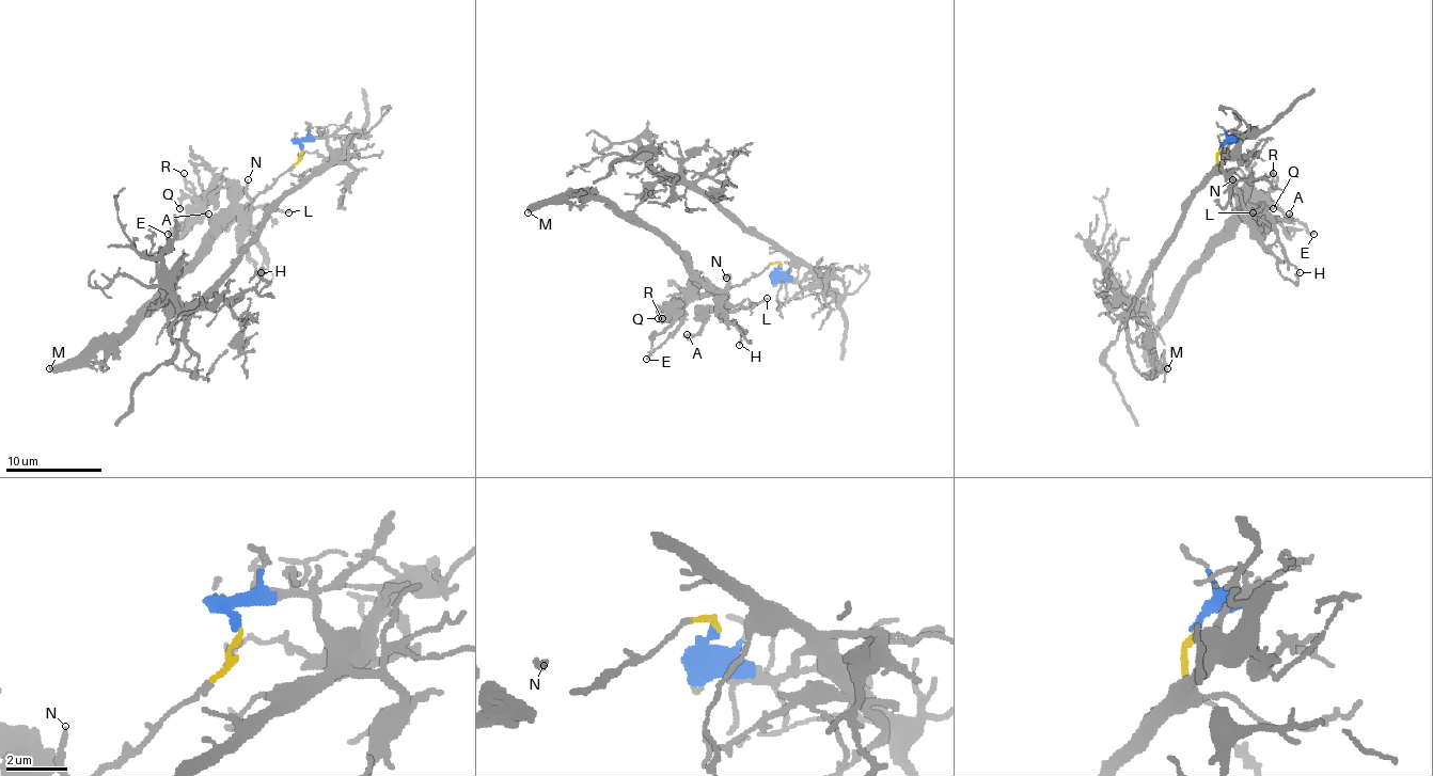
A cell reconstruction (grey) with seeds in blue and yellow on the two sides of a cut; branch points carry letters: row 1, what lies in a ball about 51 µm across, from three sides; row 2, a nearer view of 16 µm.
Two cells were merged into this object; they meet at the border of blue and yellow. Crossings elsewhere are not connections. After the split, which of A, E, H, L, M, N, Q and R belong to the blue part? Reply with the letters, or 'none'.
none

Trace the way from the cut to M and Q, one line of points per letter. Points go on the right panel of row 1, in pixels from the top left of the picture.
M: (1221, 147), (1218, 164), (1242, 201), (1245, 215), (1190, 273), (1177, 304), (1153, 333), (1150, 354), (1167, 369)
Q: (1221, 147), (1218, 164), (1230, 176), (1245, 208), (1252, 186), (1274, 208)

